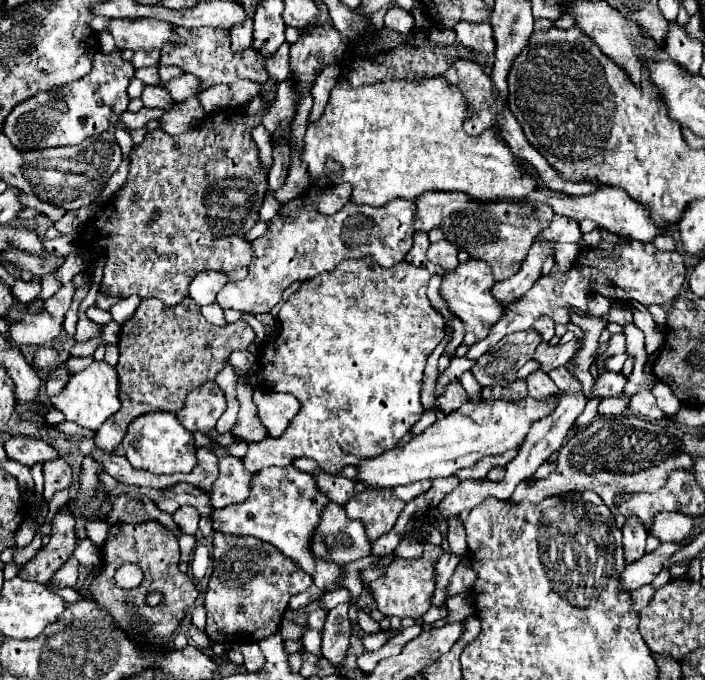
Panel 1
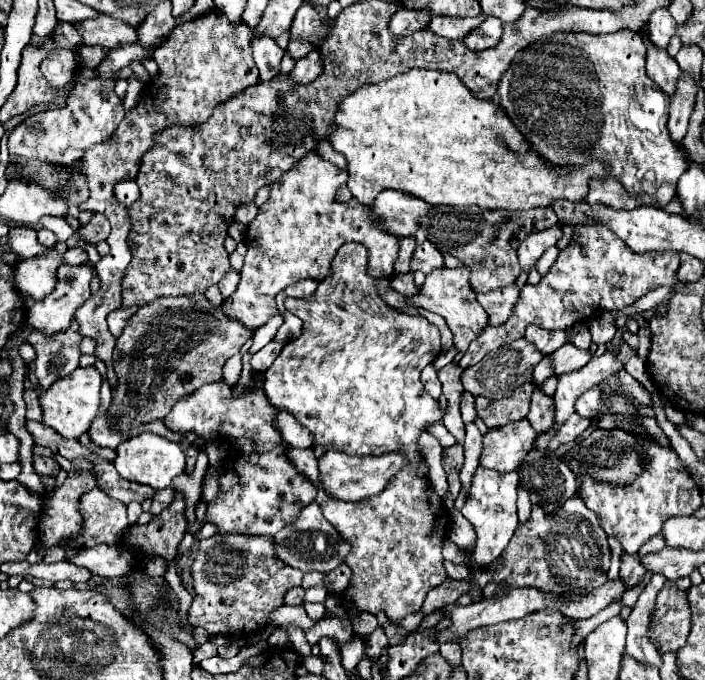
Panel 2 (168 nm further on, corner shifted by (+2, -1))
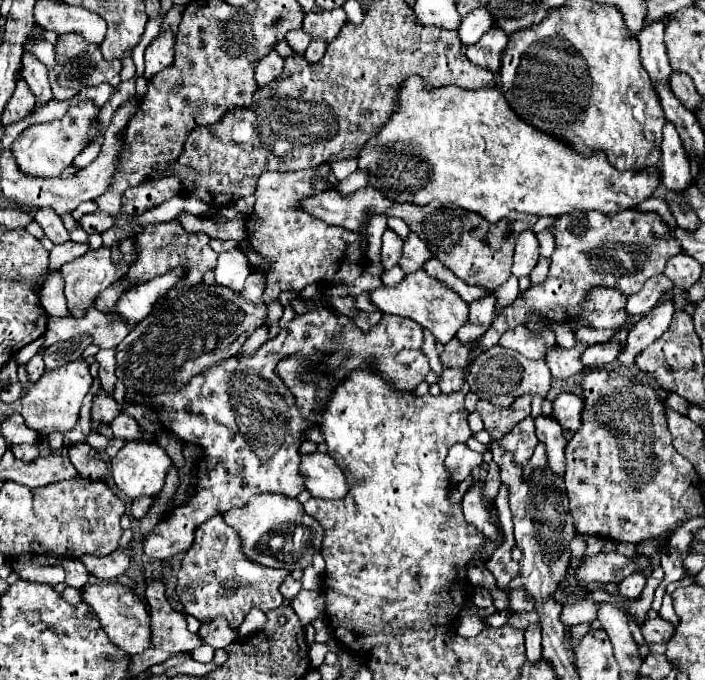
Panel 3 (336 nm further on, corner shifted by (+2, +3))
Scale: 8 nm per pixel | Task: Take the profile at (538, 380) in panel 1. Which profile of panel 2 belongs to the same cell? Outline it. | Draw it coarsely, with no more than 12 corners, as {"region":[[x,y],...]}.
{"region":[[534,387],[526,417],[536,433],[554,423],[554,405],[540,387]]}

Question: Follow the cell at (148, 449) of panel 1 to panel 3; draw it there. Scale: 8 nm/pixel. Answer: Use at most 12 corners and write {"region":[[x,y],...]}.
{"region":[[126,443],[110,461],[128,497],[158,495],[172,465],[156,443]]}

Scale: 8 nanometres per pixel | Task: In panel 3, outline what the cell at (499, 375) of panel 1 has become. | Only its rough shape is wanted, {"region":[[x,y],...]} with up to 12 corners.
{"region":[[490,347],[472,363],[472,393],[496,407],[546,397],[544,361]]}

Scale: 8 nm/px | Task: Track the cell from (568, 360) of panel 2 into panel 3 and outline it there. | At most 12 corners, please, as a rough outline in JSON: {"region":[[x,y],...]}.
{"region":[[624,333],[610,343],[588,347],[584,367],[604,367],[618,357],[626,345]]}

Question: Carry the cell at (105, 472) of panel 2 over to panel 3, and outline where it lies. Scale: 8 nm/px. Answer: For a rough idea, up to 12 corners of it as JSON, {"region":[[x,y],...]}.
{"region":[[72,443],[68,459],[84,479],[102,479],[108,463],[86,443]]}

